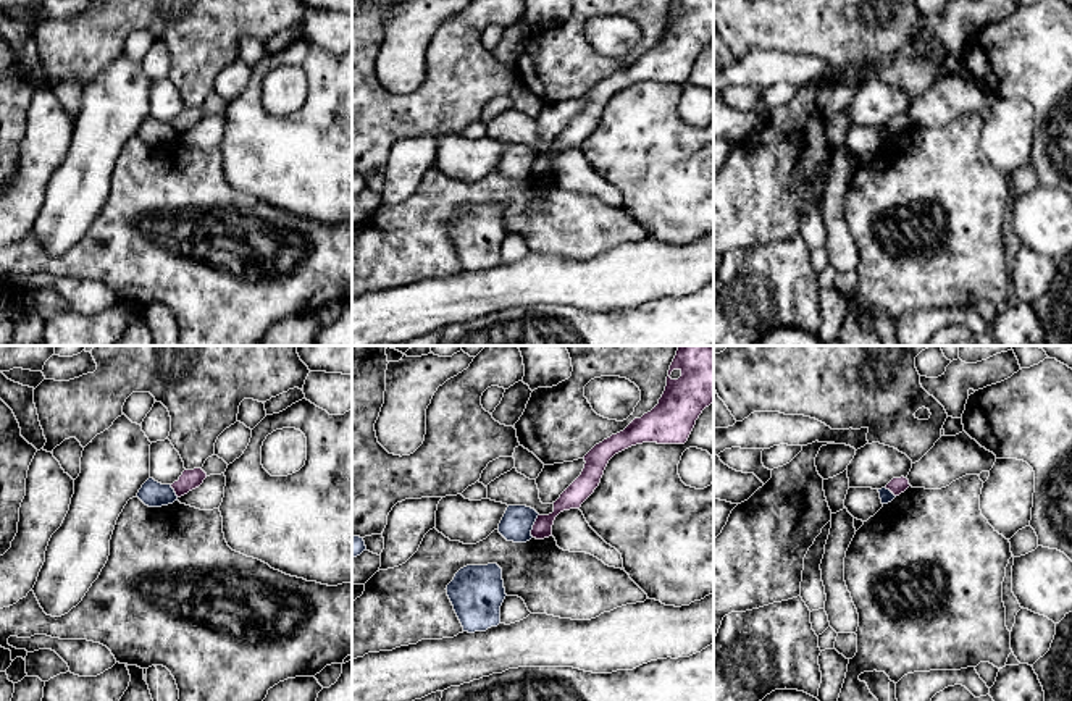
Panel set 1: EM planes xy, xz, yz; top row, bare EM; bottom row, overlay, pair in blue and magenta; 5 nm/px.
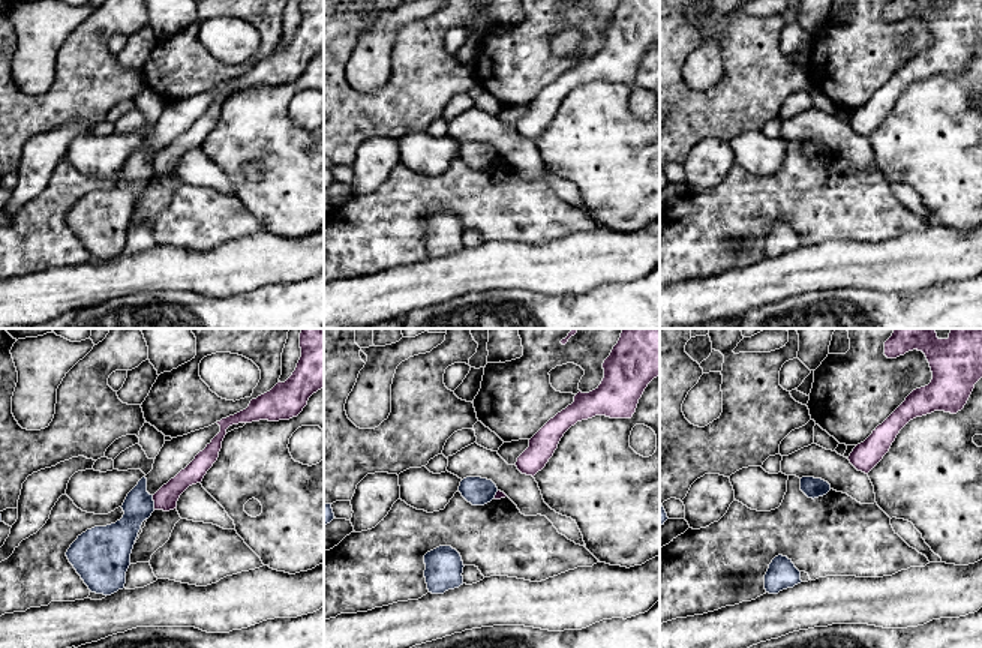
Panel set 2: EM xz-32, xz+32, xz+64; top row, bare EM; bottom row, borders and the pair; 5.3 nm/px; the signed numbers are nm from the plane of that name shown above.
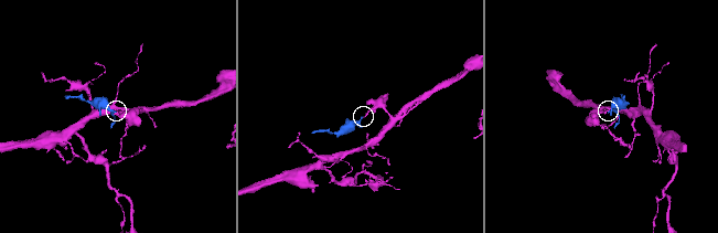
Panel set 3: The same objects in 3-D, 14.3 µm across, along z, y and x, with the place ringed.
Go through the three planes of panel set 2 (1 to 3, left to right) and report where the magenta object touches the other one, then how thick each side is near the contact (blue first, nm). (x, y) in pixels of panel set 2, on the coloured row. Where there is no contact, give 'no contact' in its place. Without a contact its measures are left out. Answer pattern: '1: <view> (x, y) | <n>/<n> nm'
1: xz-32 (153, 503) | 160/120 nm
2: xz+32 (495, 494) | 150/40 nm
3: no contact

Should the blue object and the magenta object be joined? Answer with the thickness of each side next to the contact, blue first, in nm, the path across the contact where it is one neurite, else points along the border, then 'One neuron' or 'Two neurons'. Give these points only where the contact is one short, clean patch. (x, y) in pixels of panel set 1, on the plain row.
Thickness 160 nm (blue) against 110 nm. Boundary: xz (538, 152), (531, 175). Two neurons

